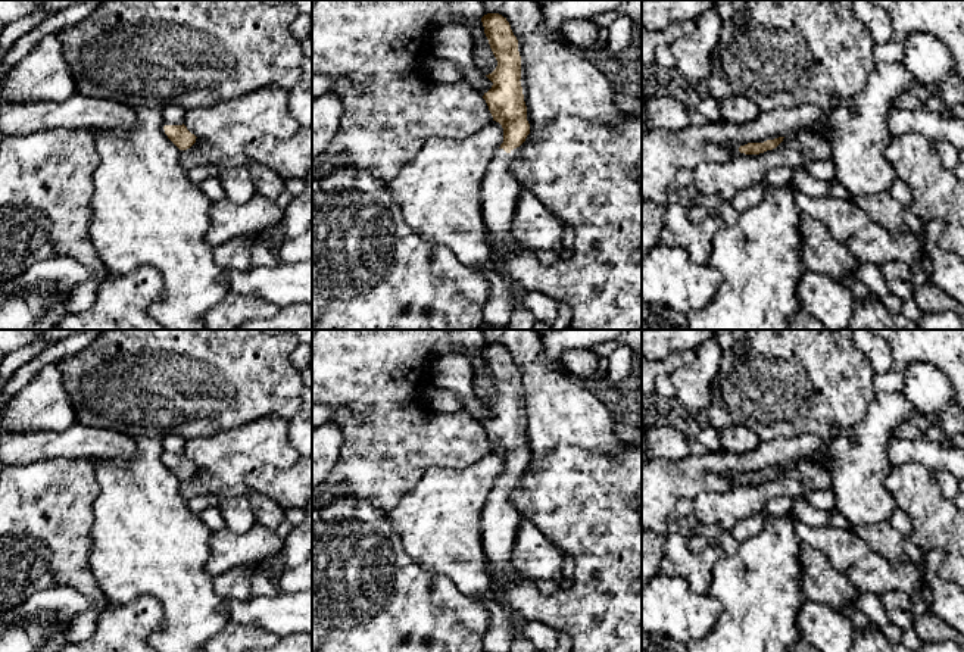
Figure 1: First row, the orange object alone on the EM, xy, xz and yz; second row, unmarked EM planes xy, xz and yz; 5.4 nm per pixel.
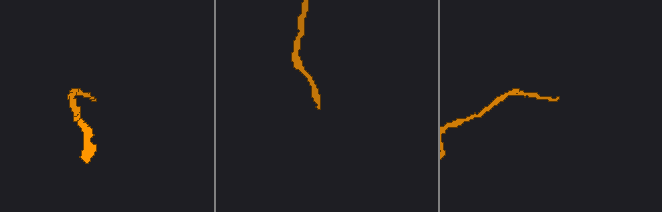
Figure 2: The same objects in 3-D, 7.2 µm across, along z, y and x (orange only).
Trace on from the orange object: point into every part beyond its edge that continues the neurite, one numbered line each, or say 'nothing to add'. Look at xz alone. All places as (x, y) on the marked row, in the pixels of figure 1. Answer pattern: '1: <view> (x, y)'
1: xz (499, 192)

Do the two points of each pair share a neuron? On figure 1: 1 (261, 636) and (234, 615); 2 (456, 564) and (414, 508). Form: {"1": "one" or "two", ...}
{"1": "two", "2": "one"}

